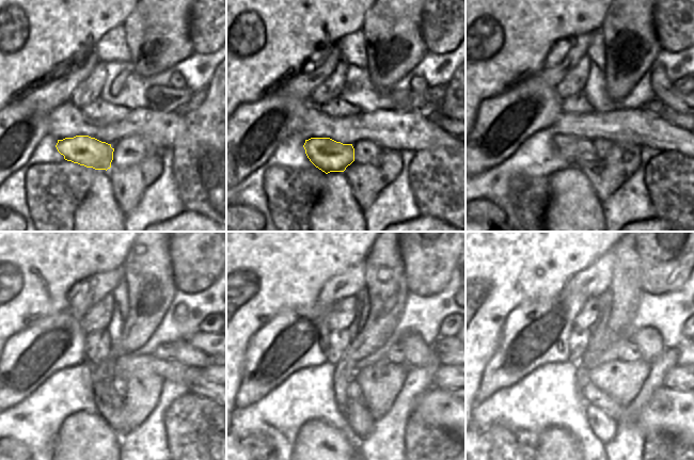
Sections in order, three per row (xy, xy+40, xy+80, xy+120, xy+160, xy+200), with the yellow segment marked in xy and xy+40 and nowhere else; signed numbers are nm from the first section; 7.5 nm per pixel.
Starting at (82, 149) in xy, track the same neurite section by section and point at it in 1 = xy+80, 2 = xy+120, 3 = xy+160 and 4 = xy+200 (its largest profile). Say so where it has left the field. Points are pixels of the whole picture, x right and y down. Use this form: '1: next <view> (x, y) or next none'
1: next xy+80 (572, 149)
2: next xy+120 (105, 398)
3: next xy+160 (358, 416)
4: next xy+200 (604, 428)

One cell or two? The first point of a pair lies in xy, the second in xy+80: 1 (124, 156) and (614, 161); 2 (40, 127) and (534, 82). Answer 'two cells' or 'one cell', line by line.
1: two cells
2: one cell

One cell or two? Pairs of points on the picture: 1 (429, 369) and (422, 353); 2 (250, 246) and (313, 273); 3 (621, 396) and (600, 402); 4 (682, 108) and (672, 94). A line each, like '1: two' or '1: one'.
1: two
2: one
3: two
4: one

